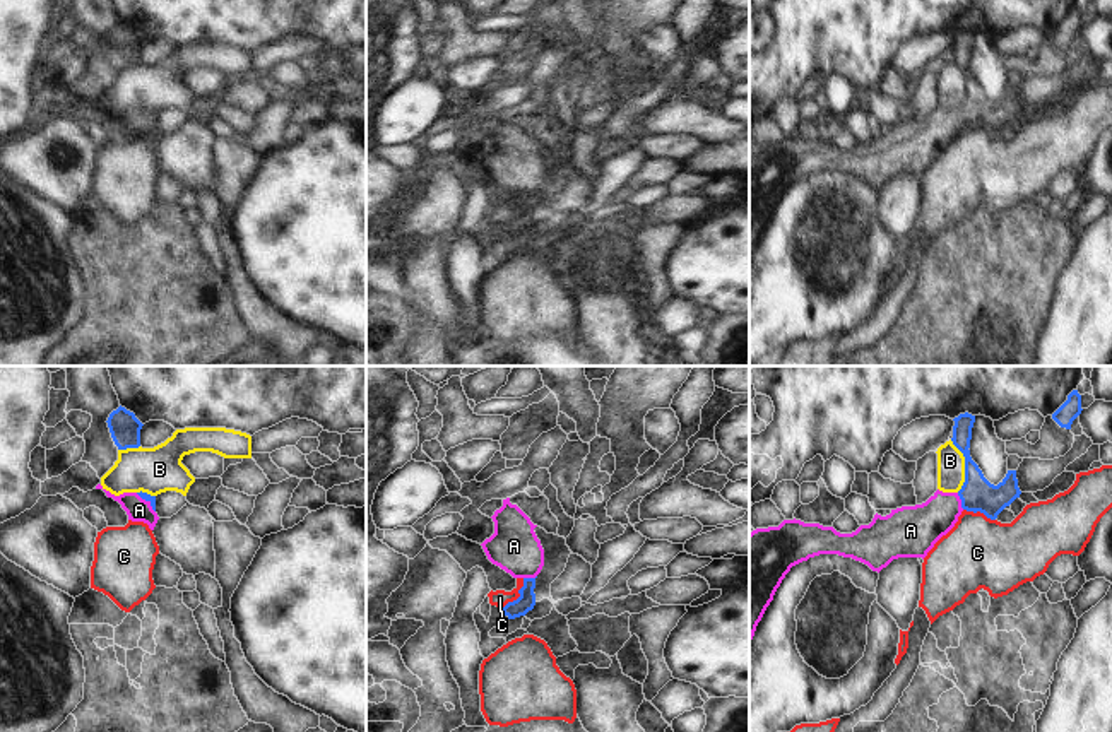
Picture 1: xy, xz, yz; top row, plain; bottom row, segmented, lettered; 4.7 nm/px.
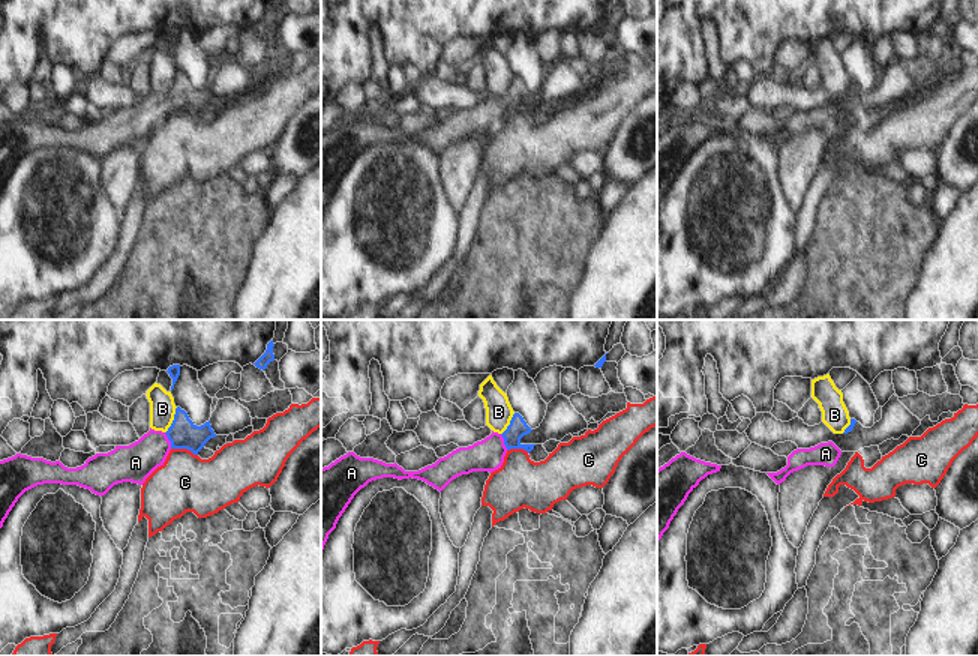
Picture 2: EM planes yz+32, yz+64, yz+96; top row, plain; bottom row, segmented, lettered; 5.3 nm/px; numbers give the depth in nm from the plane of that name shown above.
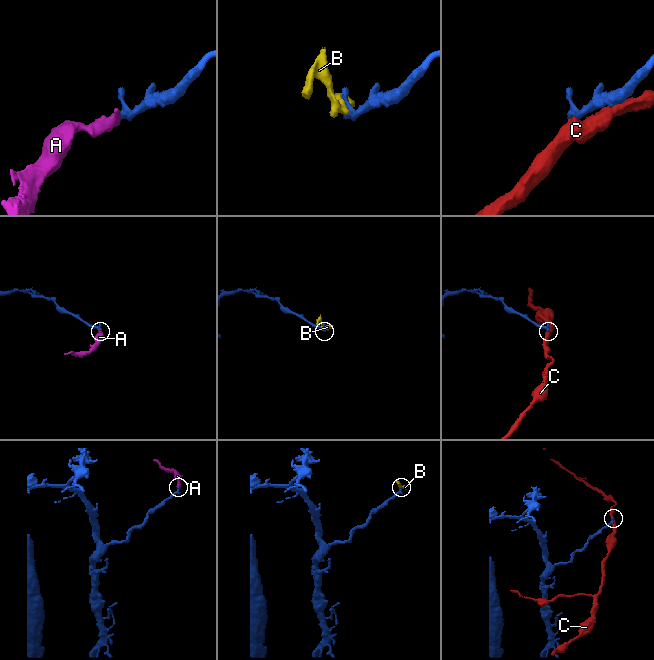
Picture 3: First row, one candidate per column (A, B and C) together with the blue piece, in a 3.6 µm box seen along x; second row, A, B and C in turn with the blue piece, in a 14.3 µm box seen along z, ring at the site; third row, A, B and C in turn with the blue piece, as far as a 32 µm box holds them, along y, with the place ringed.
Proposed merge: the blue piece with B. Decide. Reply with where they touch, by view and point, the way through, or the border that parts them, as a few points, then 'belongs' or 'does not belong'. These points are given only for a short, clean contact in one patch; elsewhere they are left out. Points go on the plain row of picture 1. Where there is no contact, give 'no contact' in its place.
contact yz (965, 82); border yz (950, 57), (964, 74), (964, 101), (958, 108); does not belong

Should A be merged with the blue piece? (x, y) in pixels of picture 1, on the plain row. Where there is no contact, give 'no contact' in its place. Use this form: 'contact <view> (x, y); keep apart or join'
contact yz (962, 118); join

